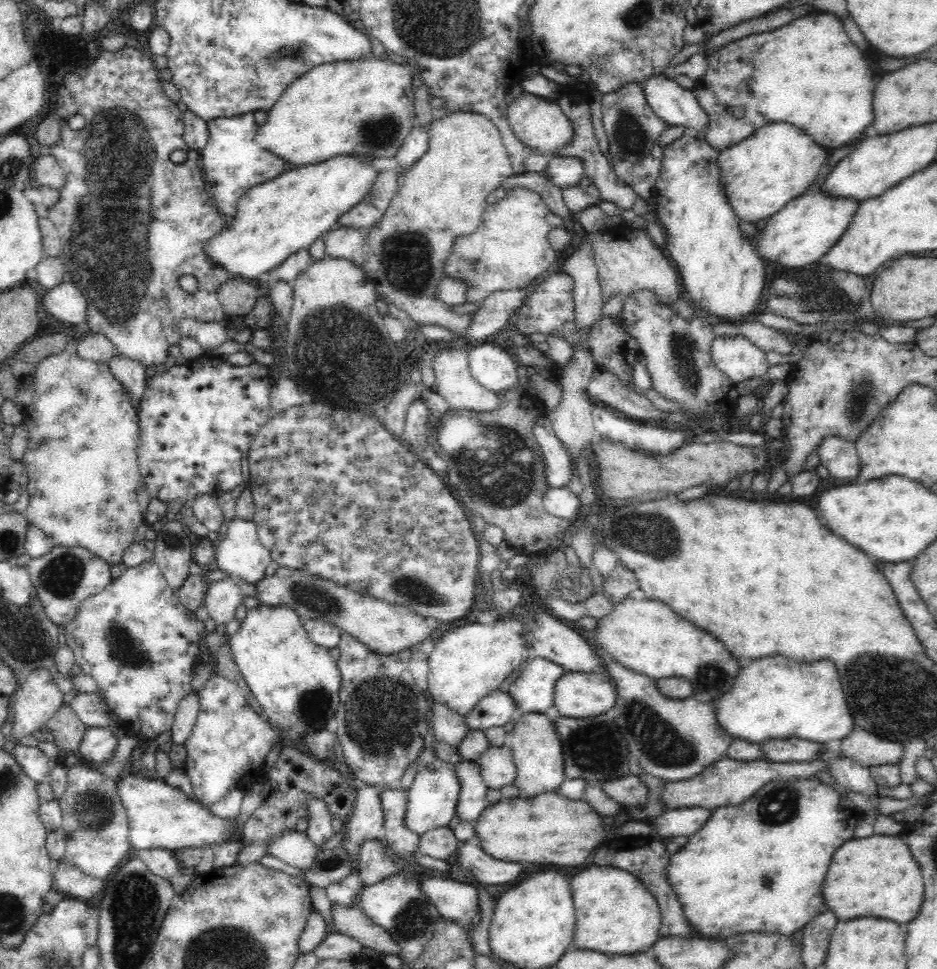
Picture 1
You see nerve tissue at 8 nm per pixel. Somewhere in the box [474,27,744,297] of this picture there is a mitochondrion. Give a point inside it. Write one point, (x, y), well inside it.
(629, 136)

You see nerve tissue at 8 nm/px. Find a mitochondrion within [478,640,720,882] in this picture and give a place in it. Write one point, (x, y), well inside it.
(652, 737)

